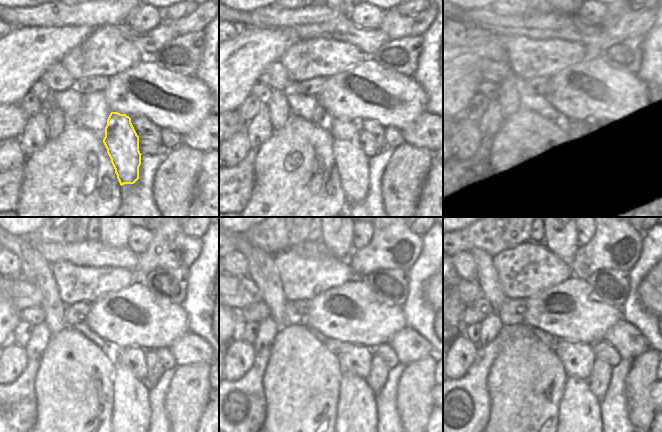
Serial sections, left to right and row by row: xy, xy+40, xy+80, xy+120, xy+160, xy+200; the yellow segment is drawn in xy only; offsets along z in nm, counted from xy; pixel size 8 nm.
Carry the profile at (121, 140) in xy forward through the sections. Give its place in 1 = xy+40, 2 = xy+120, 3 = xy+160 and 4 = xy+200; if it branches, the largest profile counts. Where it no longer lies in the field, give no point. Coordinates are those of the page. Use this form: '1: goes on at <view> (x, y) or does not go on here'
1: goes on at xy+40 (353, 165)
2: goes on at xy+120 (131, 418)
3: goes on at xy+160 (356, 420)
4: goes on at xy+200 (579, 411)

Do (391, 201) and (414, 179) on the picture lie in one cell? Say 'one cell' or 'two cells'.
one cell

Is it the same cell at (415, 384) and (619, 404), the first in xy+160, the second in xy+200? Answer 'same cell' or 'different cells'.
different cells

